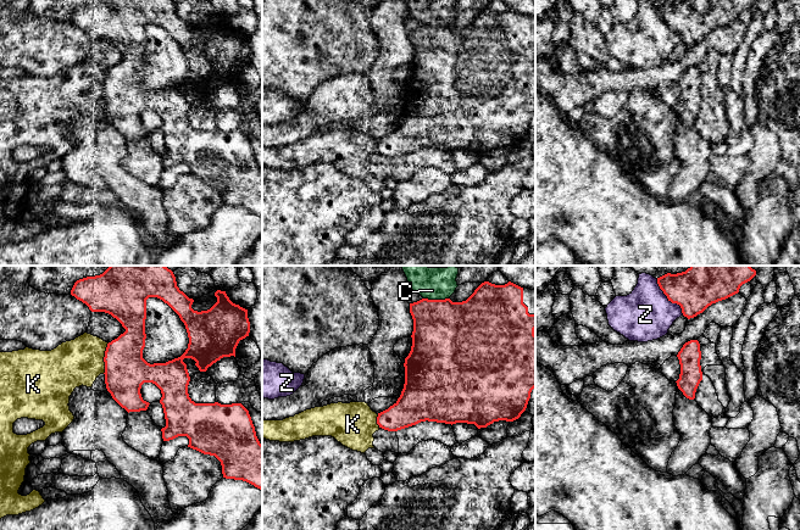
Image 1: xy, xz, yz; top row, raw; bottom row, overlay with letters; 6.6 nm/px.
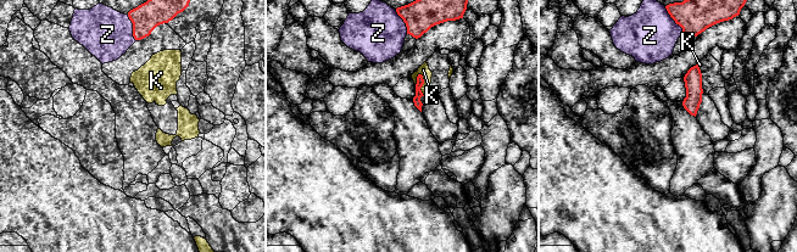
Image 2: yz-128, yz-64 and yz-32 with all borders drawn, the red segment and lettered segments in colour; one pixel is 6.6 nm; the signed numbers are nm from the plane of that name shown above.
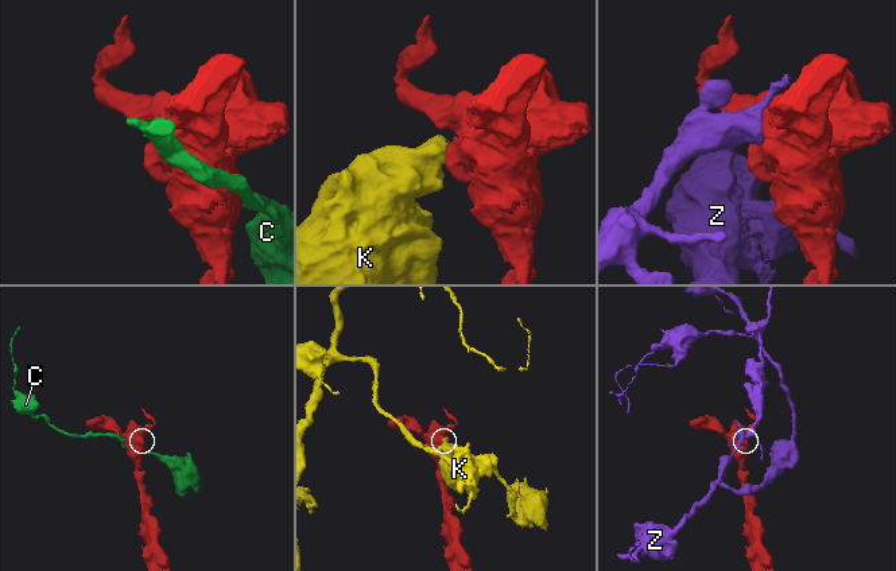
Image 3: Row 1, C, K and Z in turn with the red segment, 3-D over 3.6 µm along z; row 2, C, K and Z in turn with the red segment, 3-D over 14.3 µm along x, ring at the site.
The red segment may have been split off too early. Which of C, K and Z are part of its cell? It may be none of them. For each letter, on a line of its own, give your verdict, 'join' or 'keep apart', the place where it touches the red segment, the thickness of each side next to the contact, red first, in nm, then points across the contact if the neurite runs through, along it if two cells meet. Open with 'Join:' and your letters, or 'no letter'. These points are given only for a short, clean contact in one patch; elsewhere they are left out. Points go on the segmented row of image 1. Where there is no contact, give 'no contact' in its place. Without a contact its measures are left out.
Join: no letter
C: keep apart; meets red in xz at (435, 300); 460 nm thick on the red side, 200 nm on the other
K: keep apart; meets red in xy at (104, 358); 280 nm thick on the red side, 300 nm on the other
Z: keep apart; meets red in yz at (668, 299); 280 nm thick on the red side, 340 nm on the other

